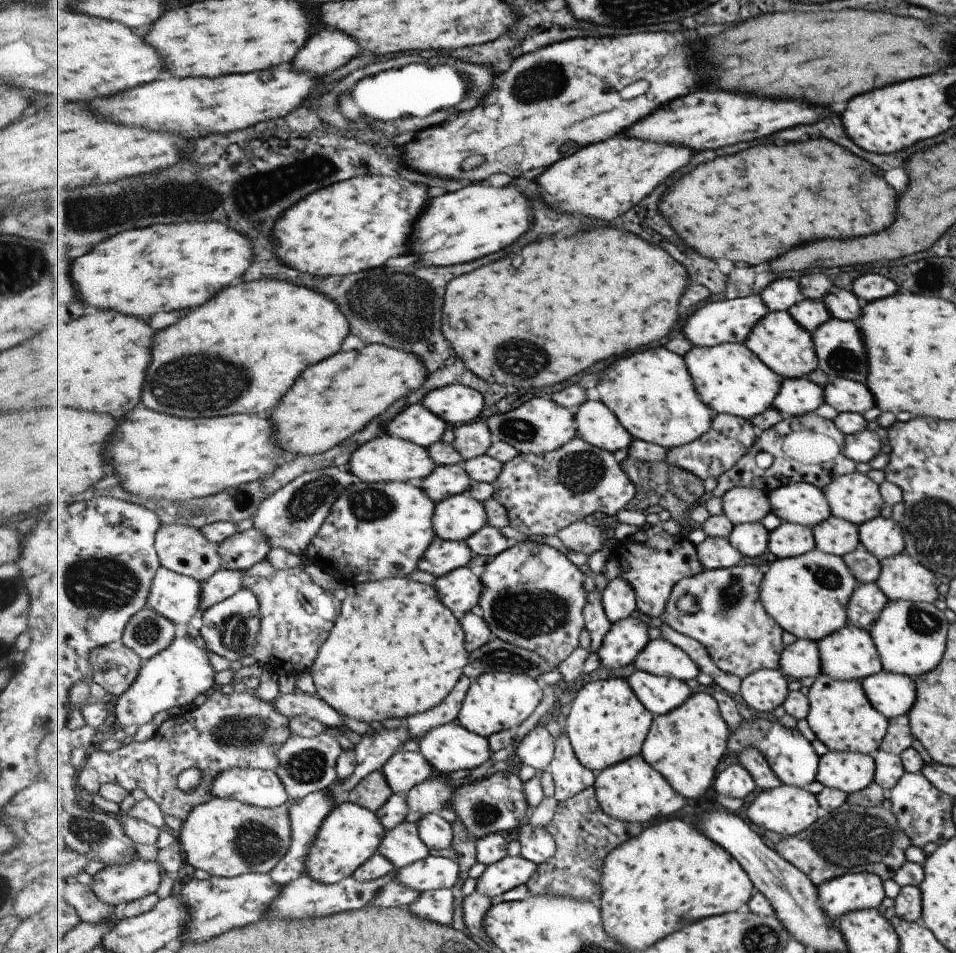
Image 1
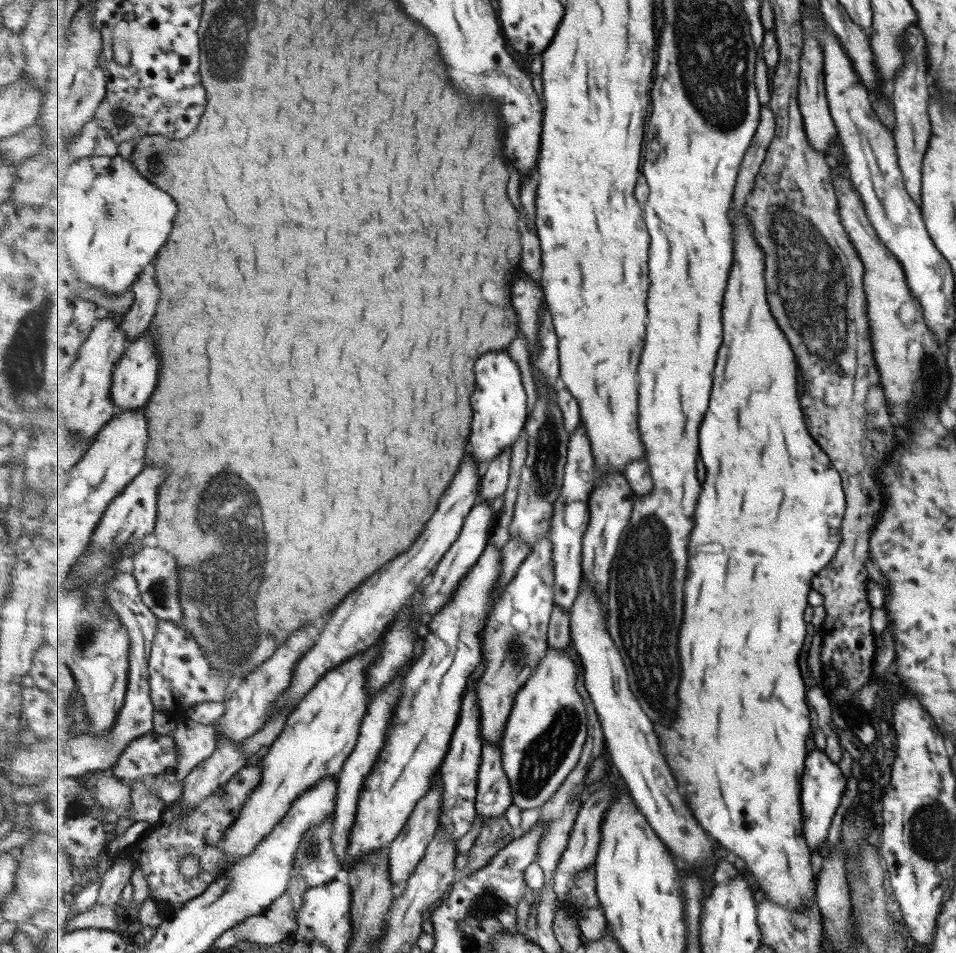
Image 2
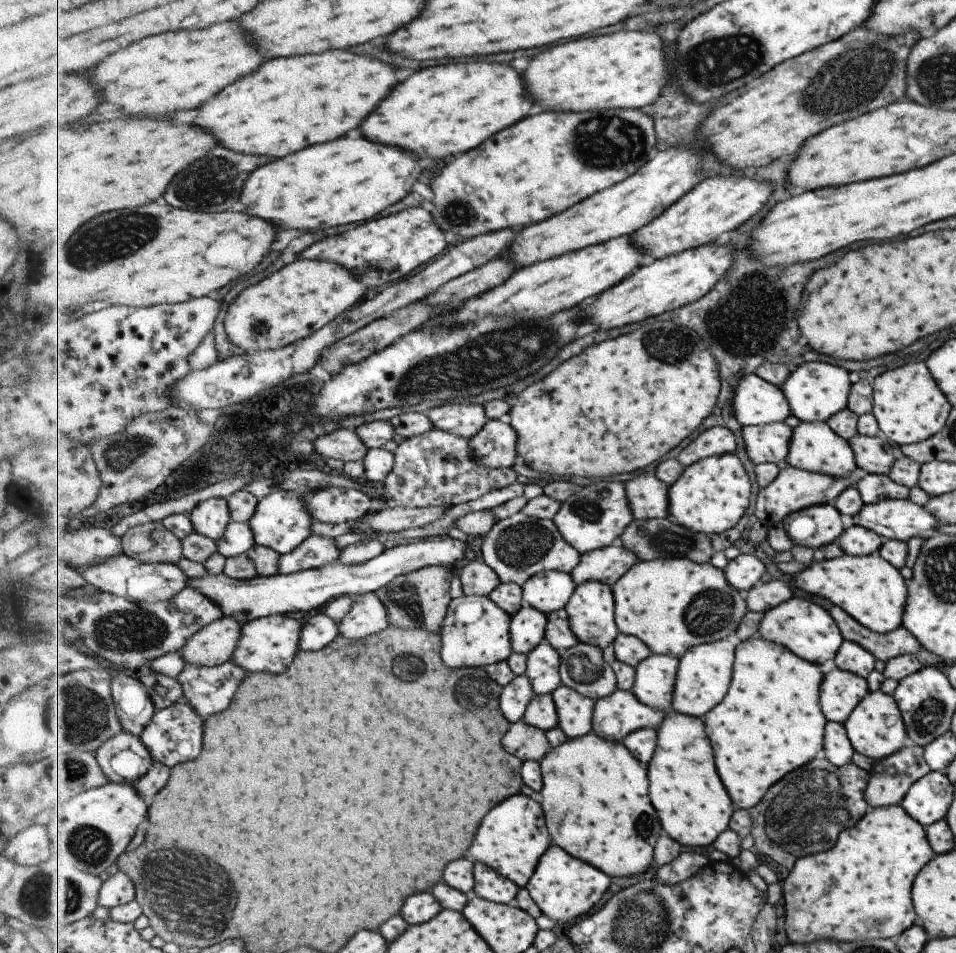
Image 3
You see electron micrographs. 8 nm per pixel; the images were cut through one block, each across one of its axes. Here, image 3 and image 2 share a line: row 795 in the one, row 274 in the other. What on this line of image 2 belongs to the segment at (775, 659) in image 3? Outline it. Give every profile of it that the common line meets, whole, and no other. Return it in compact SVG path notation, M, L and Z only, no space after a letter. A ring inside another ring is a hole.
M731 210L731 224L733 224L733 240L735 240L735 262L731 267L729 284L723 308L724 343L721 348L718 364L714 371L714 386L710 396L710 407L706 418L702 422L700 432L700 456L705 464L706 477L702 482L703 490L699 496L698 508L695 512L695 528L691 532L689 544L690 570L685 580L685 607L684 620L679 636L679 656L682 664L682 680L679 684L679 714L673 724L663 726L656 732L659 734L661 748L672 773L678 780L694 816L709 836L717 840L725 849L733 852L745 862L752 879L757 881L763 896L777 901L778 904L798 910L808 908L816 901L816 880L814 878L812 859L803 830L802 814L802 778L804 776L805 760L807 760L807 740L812 738L811 730L814 717L811 708L807 706L807 690L810 684L805 684L799 660L807 640L807 622L805 610L809 608L809 592L813 590L812 581L826 564L831 563L835 550L841 542L839 530L845 510L845 496L840 481L831 461L817 446L814 436L805 424L805 414L799 402L799 374L798 358L794 354L790 340L778 324L776 316L770 308L766 281L767 265L765 265L765 251L755 239L753 225L747 217L747 211Z

